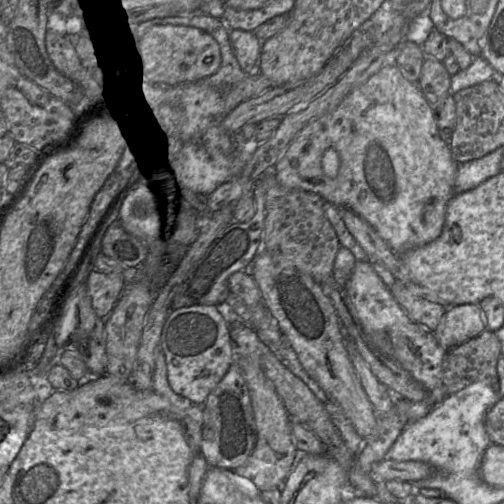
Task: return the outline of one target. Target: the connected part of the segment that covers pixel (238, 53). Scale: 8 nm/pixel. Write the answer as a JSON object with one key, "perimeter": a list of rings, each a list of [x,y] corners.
{"perimeter":[[[230,29],[228,39],[236,61],[246,74],[256,70],[261,41],[252,32]]]}

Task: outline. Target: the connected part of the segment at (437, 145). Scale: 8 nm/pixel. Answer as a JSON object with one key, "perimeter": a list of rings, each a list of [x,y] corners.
{"perimeter":[[[396,63],[382,66],[366,82],[354,88],[331,112],[316,118],[305,125],[292,139],[281,158],[273,166],[277,182],[286,188],[301,189],[321,196],[335,207],[346,207],[368,222],[377,234],[398,256],[437,239],[442,233],[446,208],[455,195],[454,181],[458,163],[454,160],[449,145],[441,138],[433,110],[425,99],[419,83],[408,81],[400,72]]]}

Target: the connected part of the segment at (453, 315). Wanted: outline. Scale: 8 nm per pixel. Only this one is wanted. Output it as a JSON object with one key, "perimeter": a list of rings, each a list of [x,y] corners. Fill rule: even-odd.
{"perimeter":[[[478,304],[447,307],[433,334],[445,349],[451,349],[486,330],[486,322]]]}

